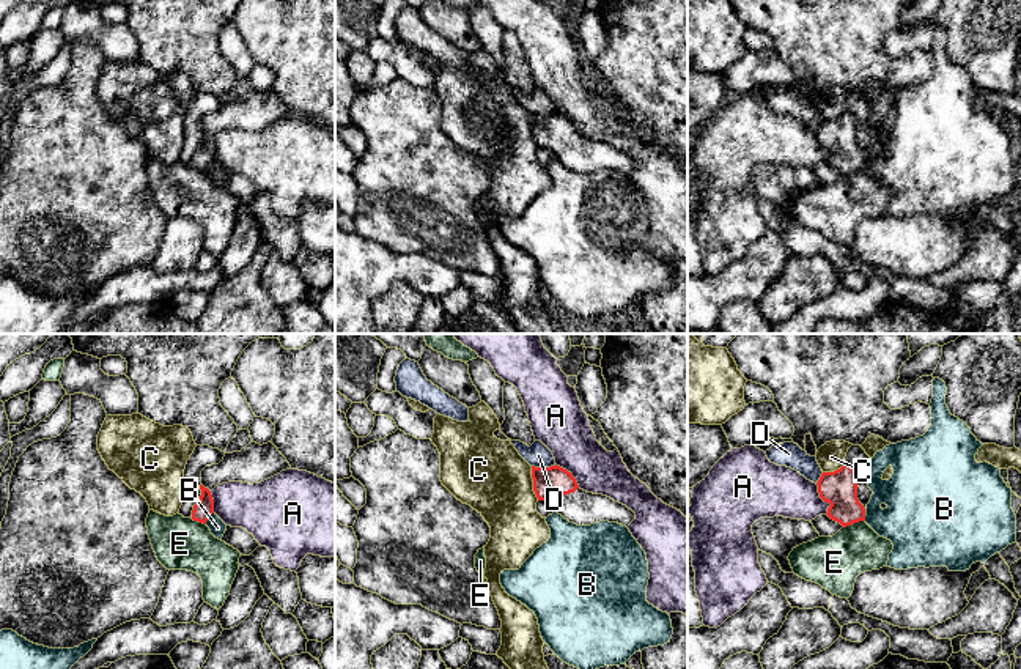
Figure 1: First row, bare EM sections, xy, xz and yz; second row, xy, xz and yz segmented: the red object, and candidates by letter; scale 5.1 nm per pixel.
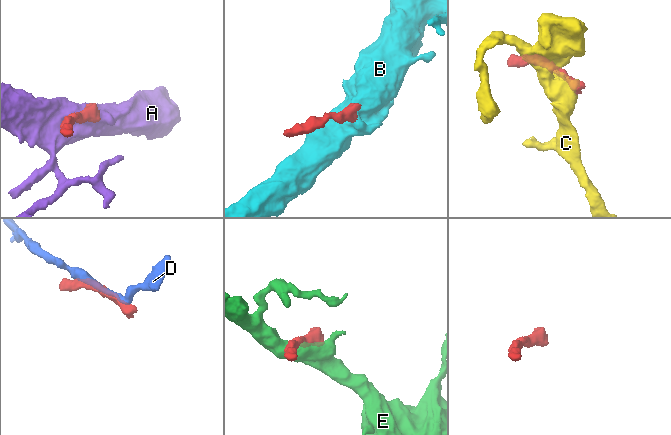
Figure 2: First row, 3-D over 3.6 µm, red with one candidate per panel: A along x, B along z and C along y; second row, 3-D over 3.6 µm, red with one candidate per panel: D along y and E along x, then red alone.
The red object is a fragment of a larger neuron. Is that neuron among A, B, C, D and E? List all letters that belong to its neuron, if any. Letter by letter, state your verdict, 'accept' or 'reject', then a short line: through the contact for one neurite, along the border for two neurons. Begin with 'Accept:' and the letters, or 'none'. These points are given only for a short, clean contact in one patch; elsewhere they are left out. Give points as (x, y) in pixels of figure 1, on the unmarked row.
Accept: none
A: reject; line yz (815, 131), (820, 144), (829, 151), (826, 161)
B: reject; line xy (213, 159), (205, 170)
C: reject
D: reject
E: reject

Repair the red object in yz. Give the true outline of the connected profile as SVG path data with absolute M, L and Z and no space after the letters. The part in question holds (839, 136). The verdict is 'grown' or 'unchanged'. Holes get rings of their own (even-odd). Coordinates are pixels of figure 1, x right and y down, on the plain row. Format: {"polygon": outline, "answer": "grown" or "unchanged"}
{"polygon": "M850 112L823 120L816 132L820 145L831 151L826 161L831 167L843 175L865 168L865 156L857 146L856 120Z", "answer": "unchanged"}

